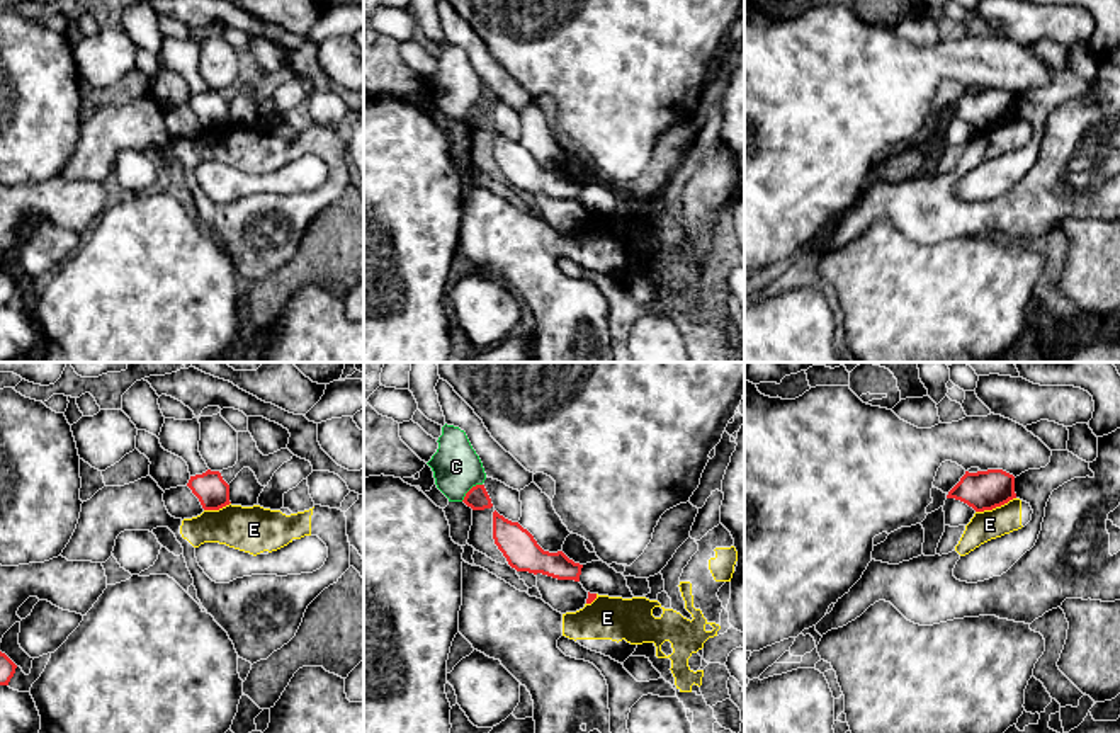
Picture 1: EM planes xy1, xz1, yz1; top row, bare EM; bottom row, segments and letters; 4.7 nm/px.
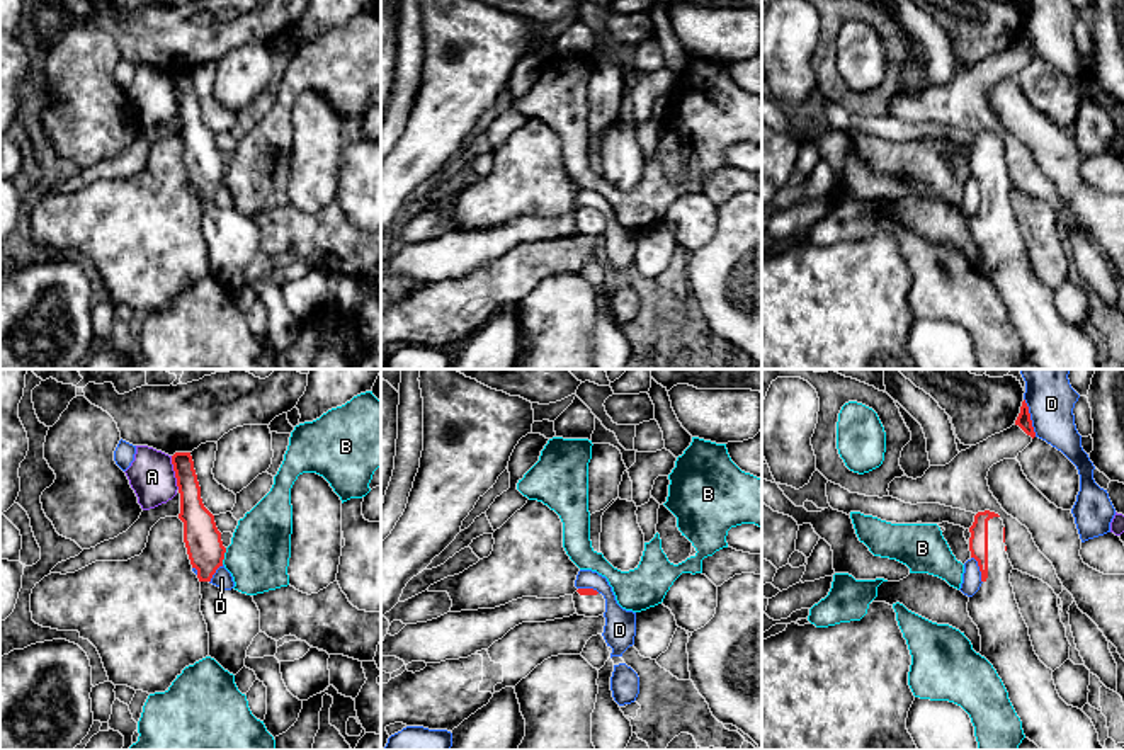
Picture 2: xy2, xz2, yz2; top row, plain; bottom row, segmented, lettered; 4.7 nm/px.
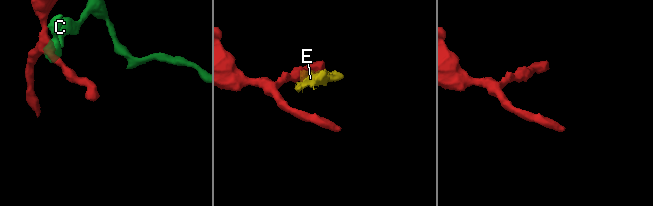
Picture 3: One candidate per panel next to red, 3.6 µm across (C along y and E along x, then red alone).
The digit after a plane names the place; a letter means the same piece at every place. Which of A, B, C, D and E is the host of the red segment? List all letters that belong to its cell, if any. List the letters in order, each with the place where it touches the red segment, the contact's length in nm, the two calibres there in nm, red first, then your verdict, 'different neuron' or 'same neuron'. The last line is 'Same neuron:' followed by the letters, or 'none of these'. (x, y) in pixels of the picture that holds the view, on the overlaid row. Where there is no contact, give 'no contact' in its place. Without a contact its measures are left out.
A: xy2 (175, 473) | 170 nm | 140/220 nm | different neuron
B: xy2 (223, 556) | 80 nm | 170/300 nm | different neuron
C: xz1 (469, 490) | 130 nm | 110/220 nm | different neuron
D: yz2 (1029, 417) | 190 nm | 70/220 nm | different neuron
E: yz1 (995, 507) | 200 nm | 190/140 nm | different neuron
Same neuron: none of these

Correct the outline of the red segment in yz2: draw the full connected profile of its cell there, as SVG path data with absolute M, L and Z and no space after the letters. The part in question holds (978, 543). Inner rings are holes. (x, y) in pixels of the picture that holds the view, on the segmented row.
M978 512L969 532L983 583L969 597L968 612L979 629L979 655L1002 679L1025 738L1041 750L1105 750L1092 719L1059 697L1053 670L1034 651L1010 583L1003 520L995 512Z

